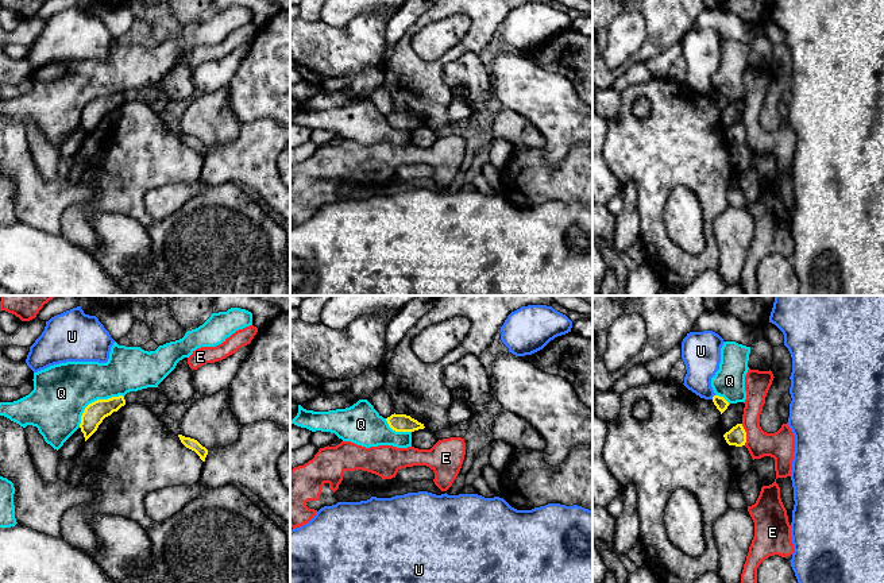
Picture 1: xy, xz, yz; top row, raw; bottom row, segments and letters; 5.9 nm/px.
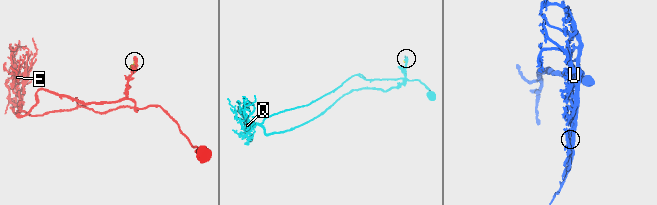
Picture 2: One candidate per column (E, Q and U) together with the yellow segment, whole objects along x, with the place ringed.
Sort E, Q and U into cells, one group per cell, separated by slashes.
E / Q / U

